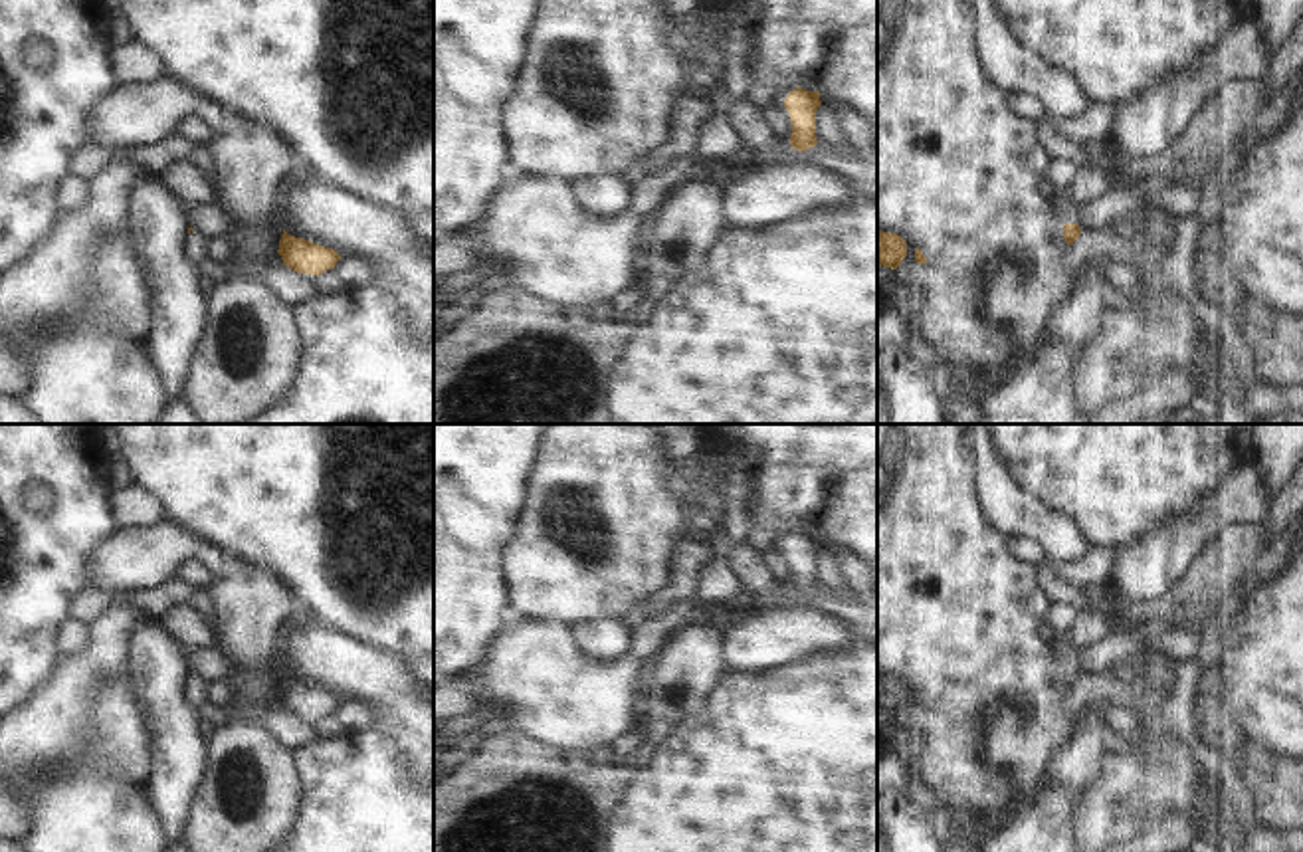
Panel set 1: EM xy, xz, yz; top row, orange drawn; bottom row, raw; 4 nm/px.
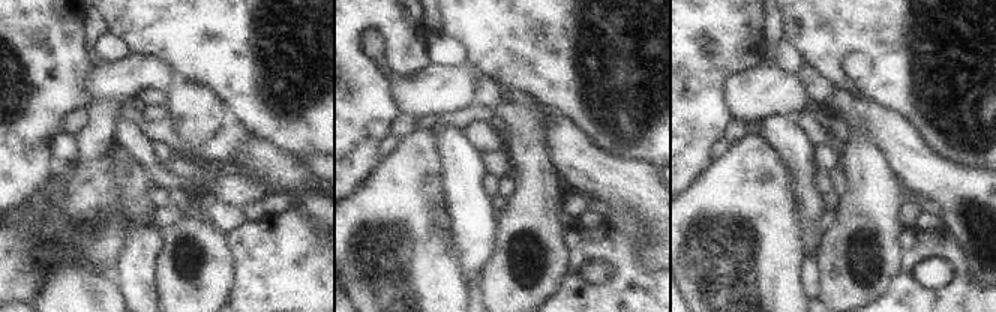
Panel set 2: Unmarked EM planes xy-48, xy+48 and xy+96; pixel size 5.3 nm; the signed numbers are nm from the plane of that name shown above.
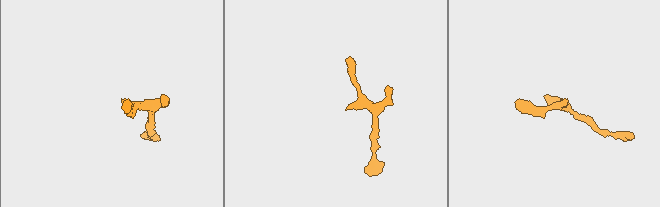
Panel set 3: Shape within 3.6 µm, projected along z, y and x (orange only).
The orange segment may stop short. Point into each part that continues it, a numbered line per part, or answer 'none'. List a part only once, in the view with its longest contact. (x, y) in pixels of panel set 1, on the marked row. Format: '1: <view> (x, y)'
1: yz (1070, 212)

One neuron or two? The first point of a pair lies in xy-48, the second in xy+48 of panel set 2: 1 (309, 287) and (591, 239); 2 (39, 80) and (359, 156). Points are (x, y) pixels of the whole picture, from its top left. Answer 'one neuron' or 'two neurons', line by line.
1: one neuron
2: one neuron

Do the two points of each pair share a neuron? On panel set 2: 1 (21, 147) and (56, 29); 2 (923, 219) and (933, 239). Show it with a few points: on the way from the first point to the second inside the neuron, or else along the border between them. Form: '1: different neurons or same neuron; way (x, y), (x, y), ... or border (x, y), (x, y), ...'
1: same neuron; way (23, 117), (29, 99), (39, 89), (39, 59)
2: different neurons; border (941, 225), (932, 230), (914, 227)

